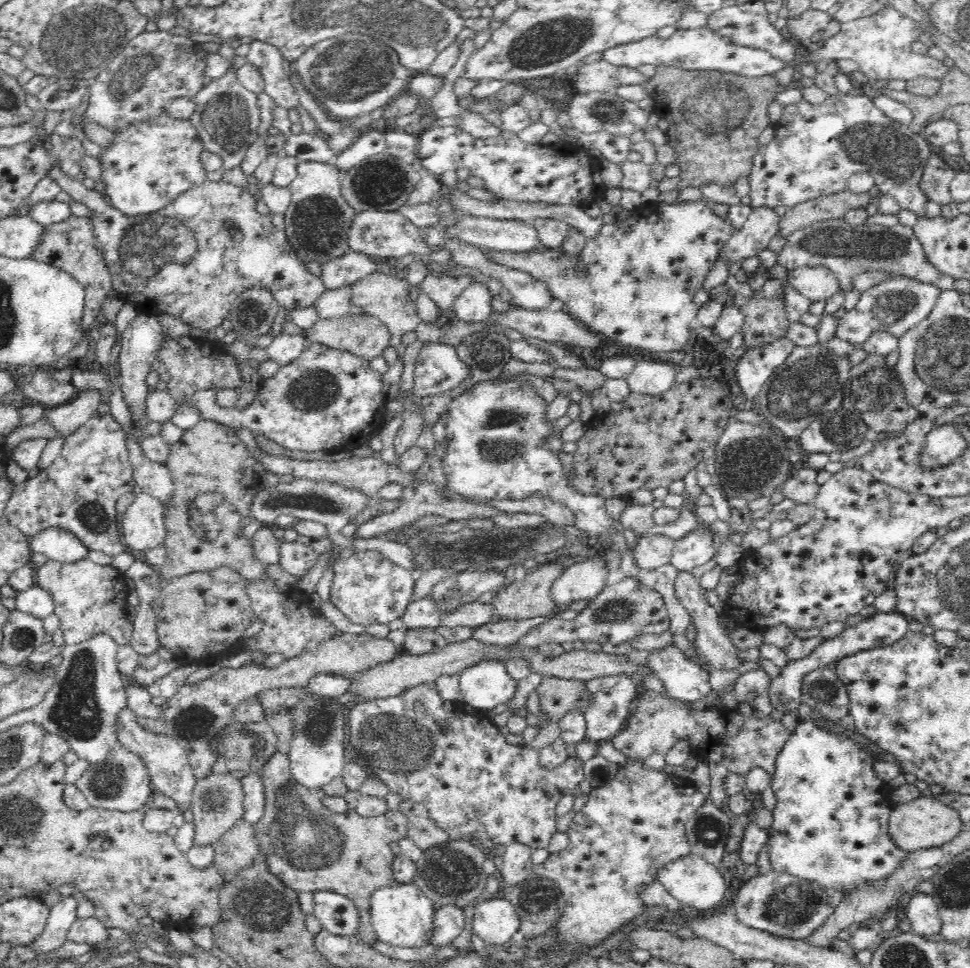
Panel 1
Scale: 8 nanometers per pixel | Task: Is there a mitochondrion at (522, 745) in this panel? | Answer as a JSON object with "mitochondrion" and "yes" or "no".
{"mitochondrion":"no"}

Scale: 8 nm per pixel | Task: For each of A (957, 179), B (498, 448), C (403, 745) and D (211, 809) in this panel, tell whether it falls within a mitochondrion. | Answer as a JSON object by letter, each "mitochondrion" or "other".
{"A":"other","B":"mitochondrion","C":"mitochondrion","D":"other"}

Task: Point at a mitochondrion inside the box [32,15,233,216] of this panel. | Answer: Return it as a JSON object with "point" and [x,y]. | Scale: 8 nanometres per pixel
{"point":[135,60]}

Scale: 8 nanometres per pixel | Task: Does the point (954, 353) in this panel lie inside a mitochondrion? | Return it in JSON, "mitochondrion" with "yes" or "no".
{"mitochondrion":"yes"}

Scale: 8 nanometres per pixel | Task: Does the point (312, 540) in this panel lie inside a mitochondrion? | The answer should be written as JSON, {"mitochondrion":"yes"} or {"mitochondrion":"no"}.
{"mitochondrion":"no"}

